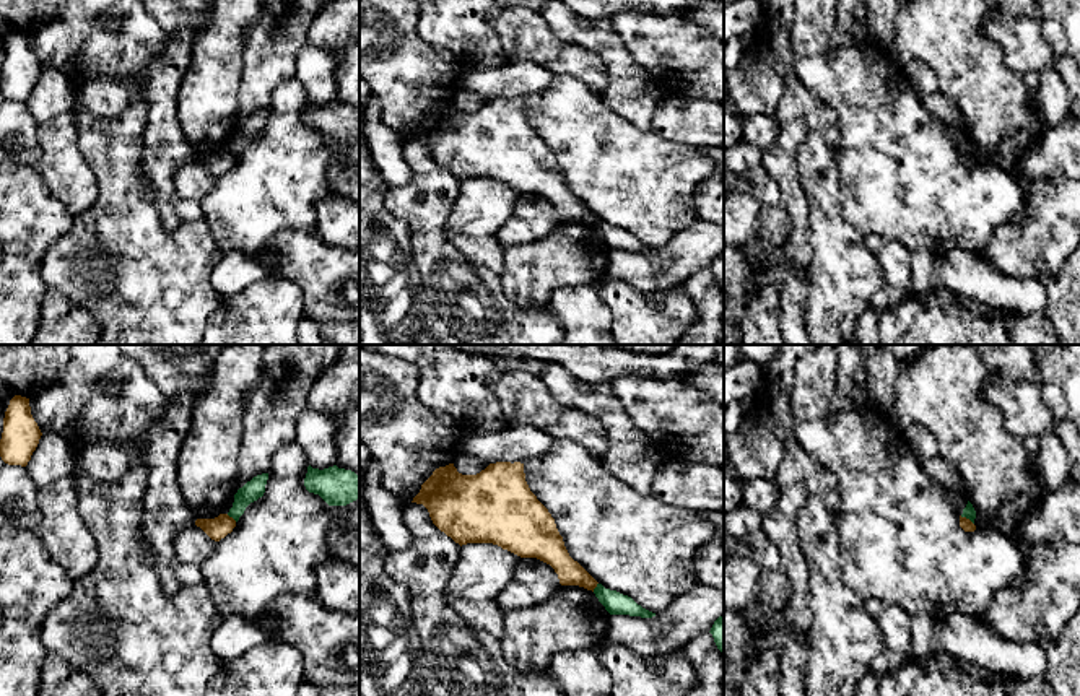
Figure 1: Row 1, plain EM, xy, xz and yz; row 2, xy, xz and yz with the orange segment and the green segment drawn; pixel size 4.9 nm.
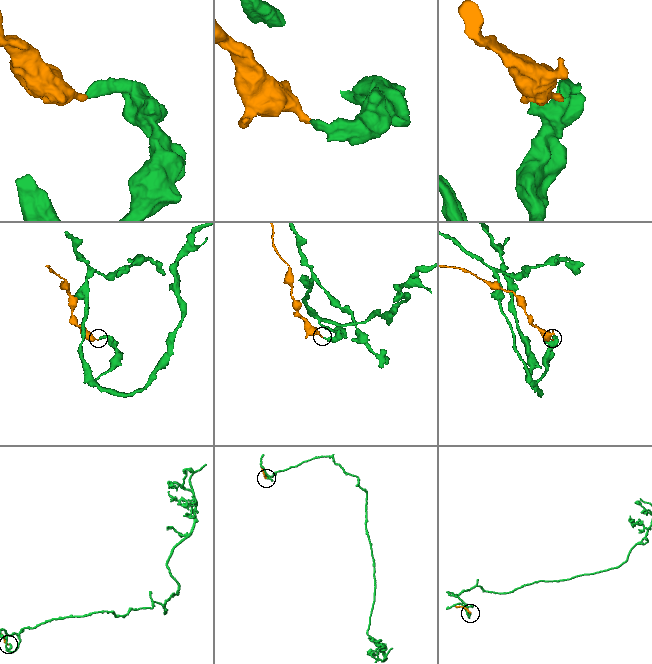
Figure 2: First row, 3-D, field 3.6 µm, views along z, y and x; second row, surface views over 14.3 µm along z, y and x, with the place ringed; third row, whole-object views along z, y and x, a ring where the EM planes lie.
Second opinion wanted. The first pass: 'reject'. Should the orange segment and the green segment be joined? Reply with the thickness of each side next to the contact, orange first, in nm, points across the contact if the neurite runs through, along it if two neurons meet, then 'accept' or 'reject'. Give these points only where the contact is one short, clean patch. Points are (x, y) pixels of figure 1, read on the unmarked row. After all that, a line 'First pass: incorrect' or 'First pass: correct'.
calibres 60 and 60 nm; border yz (960, 152), (965, 152), (973, 160); reject
First pass: correct

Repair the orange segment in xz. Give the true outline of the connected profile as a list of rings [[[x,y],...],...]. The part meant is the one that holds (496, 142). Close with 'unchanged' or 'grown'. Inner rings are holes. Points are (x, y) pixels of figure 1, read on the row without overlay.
[[[520,98],[490,99],[477,111],[462,111],[454,99],[439,102],[412,138],[423,140],[433,159],[460,182],[493,179],[550,200],[561,221],[594,228],[599,220],[569,192],[555,154],[530,127]]] | unchanged

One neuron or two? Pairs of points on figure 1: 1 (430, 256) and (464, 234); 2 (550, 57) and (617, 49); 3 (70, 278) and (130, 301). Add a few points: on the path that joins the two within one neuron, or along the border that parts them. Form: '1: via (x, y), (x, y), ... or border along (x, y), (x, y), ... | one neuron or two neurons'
1: border along (452, 205), (446, 238), (480, 265) | two neurons
2: border along (558, 38), (602, 60), (604, 90) | two neurons
3: via (85, 278), (108, 278), (116, 287) | one neuron

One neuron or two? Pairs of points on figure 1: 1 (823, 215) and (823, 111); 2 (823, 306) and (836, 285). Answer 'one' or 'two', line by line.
1: two
2: one

